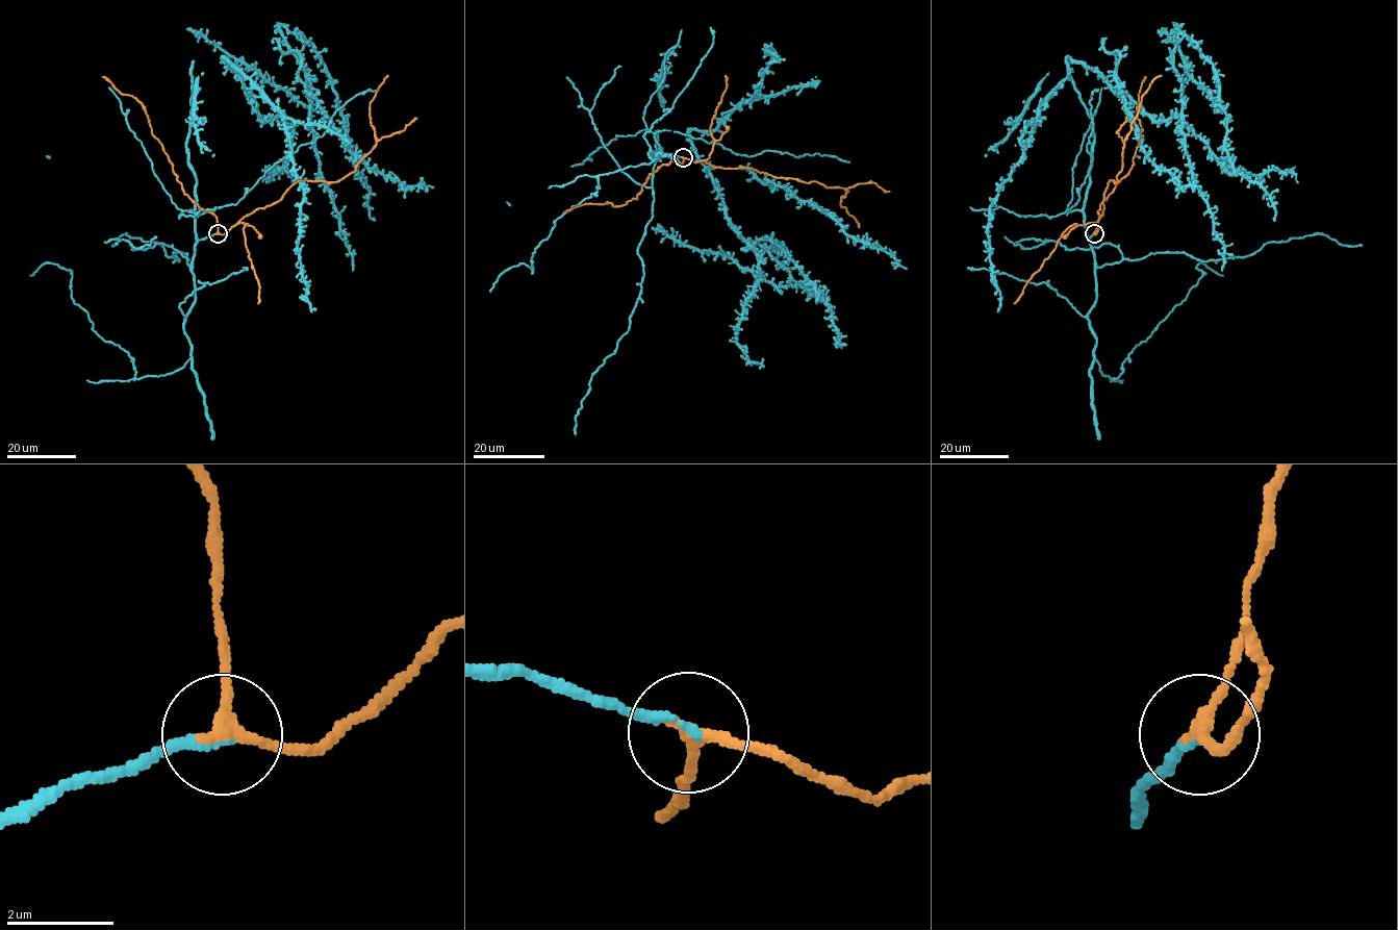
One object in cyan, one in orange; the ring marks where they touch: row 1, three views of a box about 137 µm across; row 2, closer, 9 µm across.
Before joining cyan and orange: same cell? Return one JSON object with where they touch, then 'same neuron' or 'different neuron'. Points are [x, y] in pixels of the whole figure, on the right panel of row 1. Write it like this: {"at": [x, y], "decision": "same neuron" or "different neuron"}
{"at": [1094, 233], "decision": "same neuron"}

